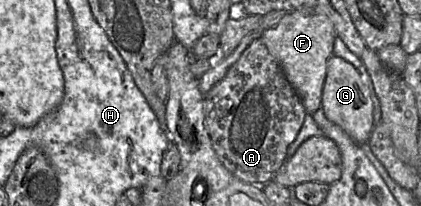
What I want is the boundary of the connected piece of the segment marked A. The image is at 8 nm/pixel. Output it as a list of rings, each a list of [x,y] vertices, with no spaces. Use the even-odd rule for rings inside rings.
[[[260,37],[243,52],[225,76],[203,95],[203,113],[205,128],[220,162],[238,179],[260,186],[272,181],[287,160],[287,149],[296,139],[307,114],[280,64]]]

